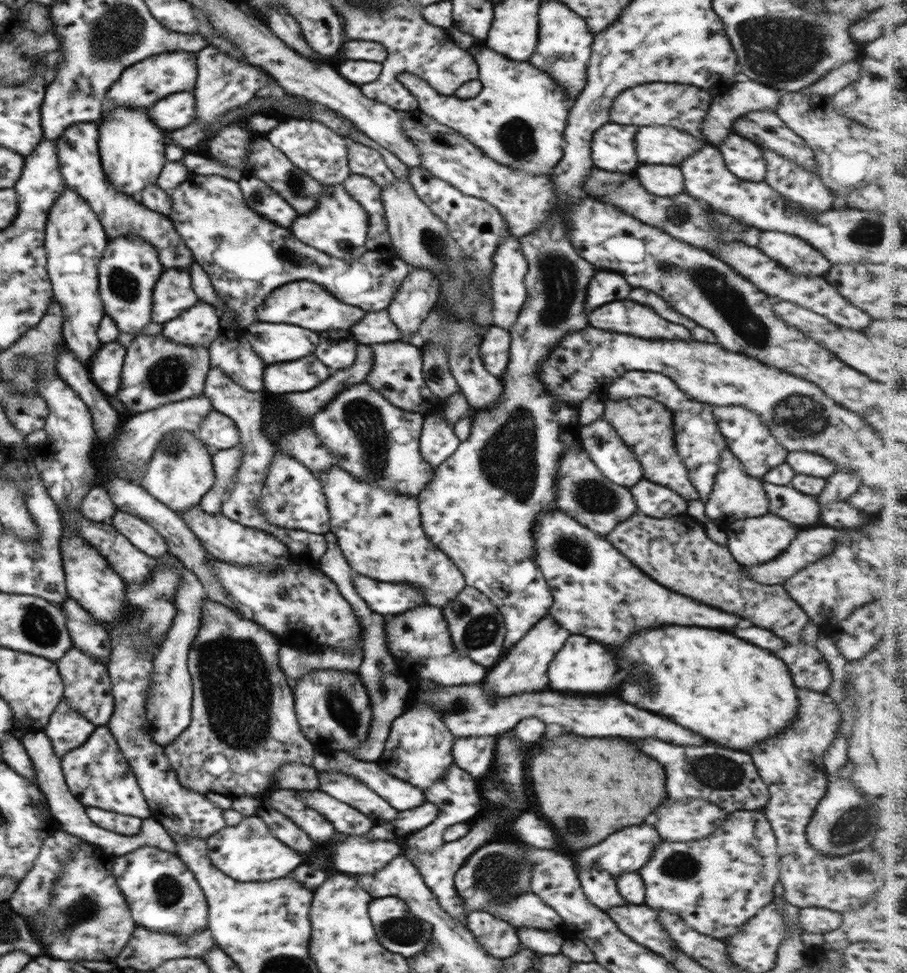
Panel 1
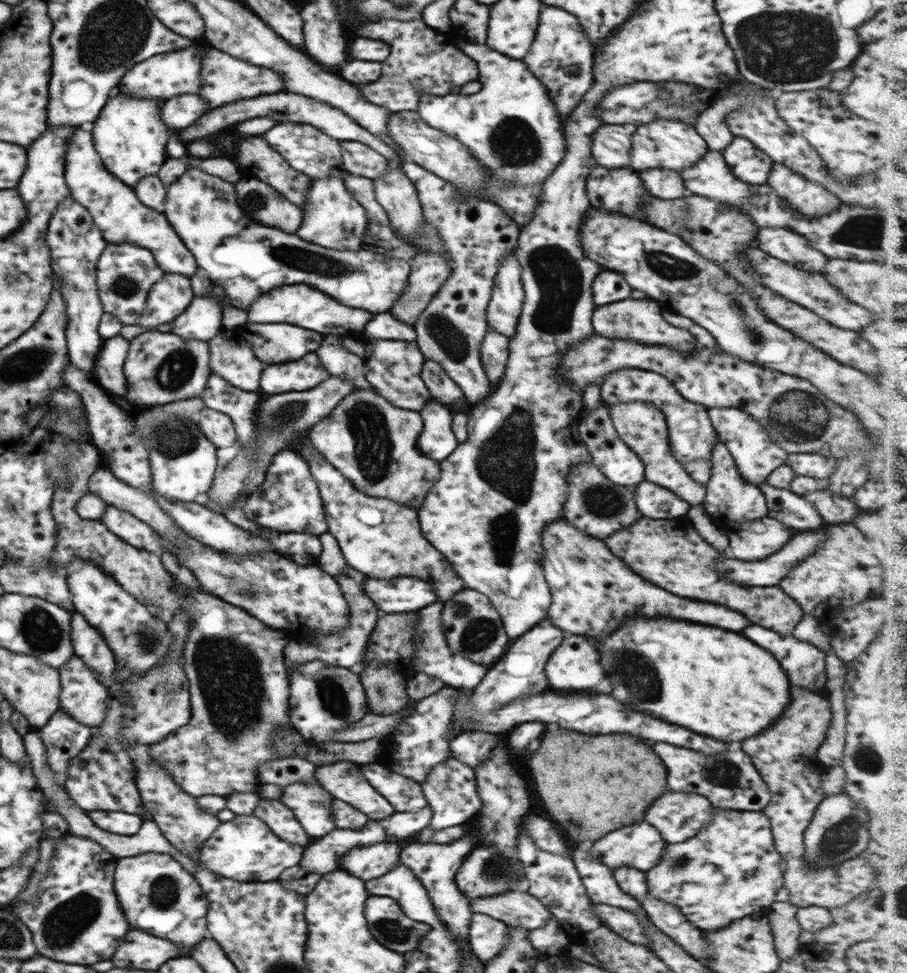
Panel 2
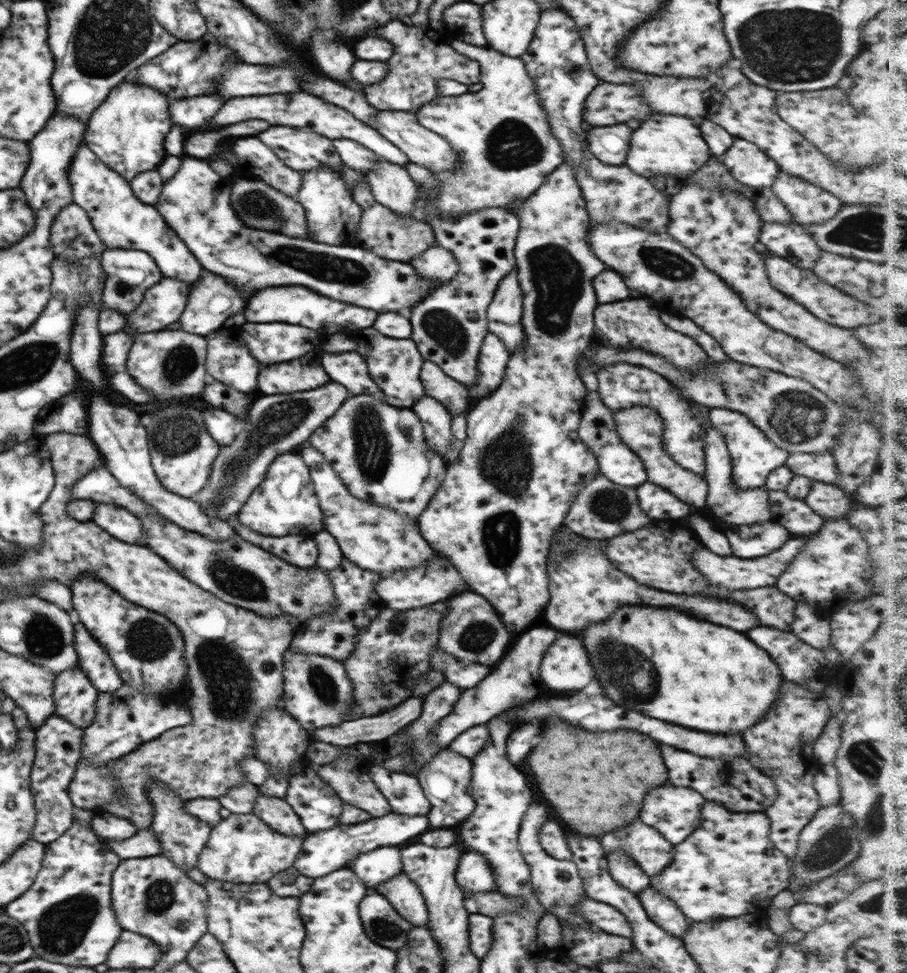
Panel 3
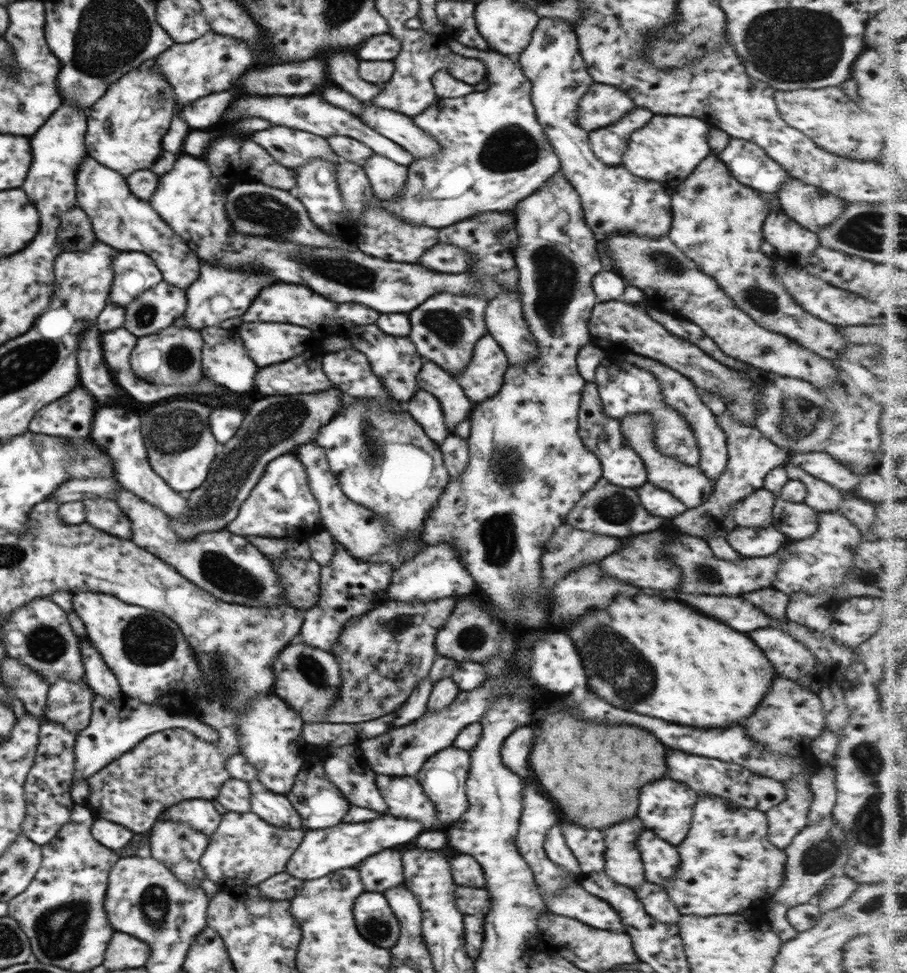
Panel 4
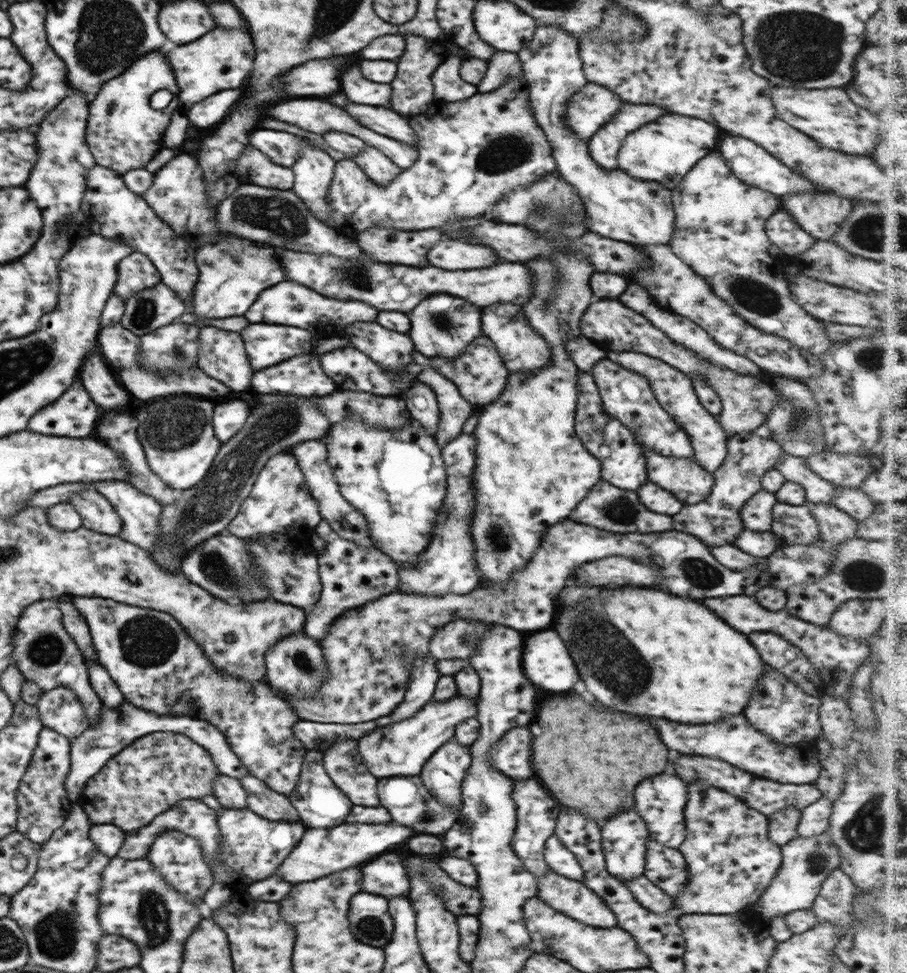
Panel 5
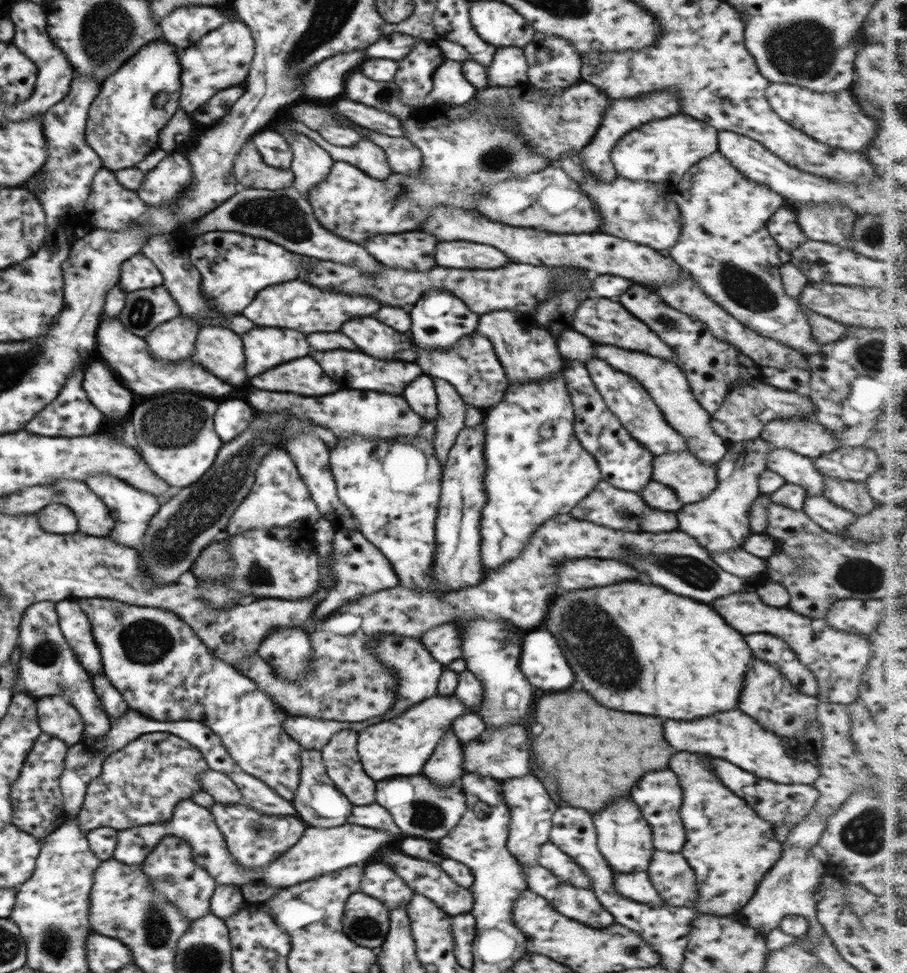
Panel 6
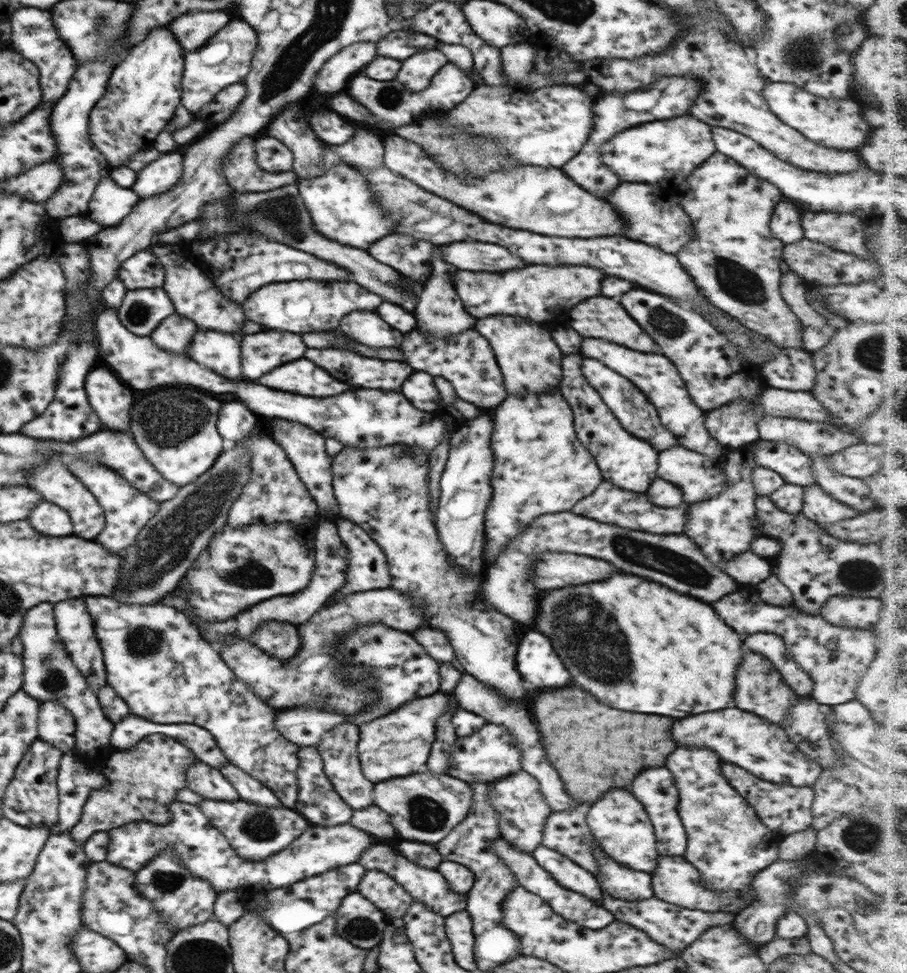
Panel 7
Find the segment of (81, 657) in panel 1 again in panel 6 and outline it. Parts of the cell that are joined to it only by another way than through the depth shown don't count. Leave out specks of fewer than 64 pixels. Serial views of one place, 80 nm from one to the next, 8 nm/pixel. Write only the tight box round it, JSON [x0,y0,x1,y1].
[37,696,83,747]

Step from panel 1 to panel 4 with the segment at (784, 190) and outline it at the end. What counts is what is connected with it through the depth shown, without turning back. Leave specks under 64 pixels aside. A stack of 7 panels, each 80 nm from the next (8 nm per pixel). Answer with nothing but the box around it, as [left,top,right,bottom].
[776,178,847,233]

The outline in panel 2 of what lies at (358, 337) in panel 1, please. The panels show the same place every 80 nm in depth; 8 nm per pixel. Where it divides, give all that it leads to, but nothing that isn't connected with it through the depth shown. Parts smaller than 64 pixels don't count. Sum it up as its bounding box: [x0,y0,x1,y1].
[364,311,416,341]

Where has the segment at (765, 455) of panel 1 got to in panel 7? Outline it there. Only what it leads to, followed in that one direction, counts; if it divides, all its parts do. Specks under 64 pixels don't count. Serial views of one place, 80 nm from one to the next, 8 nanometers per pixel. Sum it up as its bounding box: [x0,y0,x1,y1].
[685,444,757,568]

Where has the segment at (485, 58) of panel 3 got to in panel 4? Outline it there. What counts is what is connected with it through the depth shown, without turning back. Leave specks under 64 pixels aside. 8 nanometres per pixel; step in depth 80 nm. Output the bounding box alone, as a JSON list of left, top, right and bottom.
[336,40,560,228]

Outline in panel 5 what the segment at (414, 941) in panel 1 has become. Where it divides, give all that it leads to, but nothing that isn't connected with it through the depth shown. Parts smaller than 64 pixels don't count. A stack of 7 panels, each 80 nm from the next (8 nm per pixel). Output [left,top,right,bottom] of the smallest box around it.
[350,891,394,947]

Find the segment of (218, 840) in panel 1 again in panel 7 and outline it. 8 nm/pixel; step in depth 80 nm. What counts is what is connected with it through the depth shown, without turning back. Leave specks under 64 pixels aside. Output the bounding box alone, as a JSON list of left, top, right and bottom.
[197,799,307,861]

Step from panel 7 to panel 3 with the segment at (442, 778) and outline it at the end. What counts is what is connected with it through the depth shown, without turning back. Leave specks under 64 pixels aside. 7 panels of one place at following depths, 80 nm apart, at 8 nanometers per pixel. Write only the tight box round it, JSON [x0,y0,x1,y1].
[370,764,430,816]

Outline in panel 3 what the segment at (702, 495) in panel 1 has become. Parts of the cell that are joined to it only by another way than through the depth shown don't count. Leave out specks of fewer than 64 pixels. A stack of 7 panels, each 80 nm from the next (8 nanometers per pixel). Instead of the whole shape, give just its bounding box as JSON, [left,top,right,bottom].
[597,363,706,478]

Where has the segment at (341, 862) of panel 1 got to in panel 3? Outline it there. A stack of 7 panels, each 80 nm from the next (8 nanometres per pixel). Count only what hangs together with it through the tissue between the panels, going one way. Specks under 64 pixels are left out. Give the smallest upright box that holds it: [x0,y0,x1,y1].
[350,846,402,889]

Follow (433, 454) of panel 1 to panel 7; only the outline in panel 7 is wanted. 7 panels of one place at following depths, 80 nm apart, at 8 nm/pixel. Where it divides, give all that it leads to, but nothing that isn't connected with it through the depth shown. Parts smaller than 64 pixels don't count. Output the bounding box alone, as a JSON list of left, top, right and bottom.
[401,371,440,413]

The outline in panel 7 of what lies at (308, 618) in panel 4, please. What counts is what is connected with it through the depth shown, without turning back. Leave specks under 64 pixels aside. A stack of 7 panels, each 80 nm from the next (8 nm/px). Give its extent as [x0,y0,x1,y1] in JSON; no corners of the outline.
[329,520,392,602]

